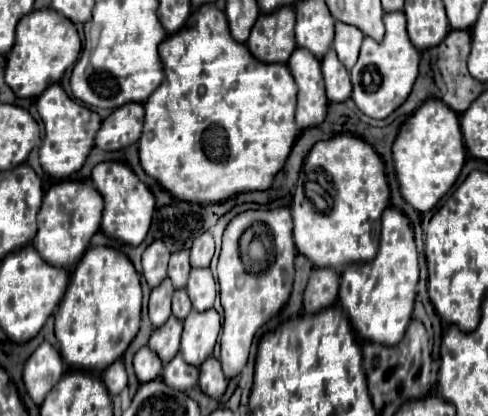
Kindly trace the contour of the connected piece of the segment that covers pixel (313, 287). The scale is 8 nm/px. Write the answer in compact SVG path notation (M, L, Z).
M314 268L304 290L304 312L316 314L336 304L340 276L332 268Z

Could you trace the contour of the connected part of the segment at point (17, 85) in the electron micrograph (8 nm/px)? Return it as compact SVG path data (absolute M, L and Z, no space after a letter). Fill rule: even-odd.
M36 10L18 22L16 44L8 54L4 80L18 98L36 98L50 84L60 82L66 68L78 60L80 48L80 36L74 24L66 24L66 20L54 10Z

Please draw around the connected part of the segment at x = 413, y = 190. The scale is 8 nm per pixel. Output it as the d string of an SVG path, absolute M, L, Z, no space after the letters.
M426 100L400 128L392 146L396 176L402 198L418 212L430 212L446 196L446 192L458 180L466 148L462 140L460 120L456 112L450 112L440 100Z

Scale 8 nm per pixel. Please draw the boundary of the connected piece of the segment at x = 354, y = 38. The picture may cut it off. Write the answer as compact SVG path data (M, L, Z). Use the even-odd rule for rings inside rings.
M336 24L336 38L334 38L334 50L338 54L338 60L346 66L346 70L352 70L352 66L358 60L360 46L362 46L362 32L358 28L348 24Z

